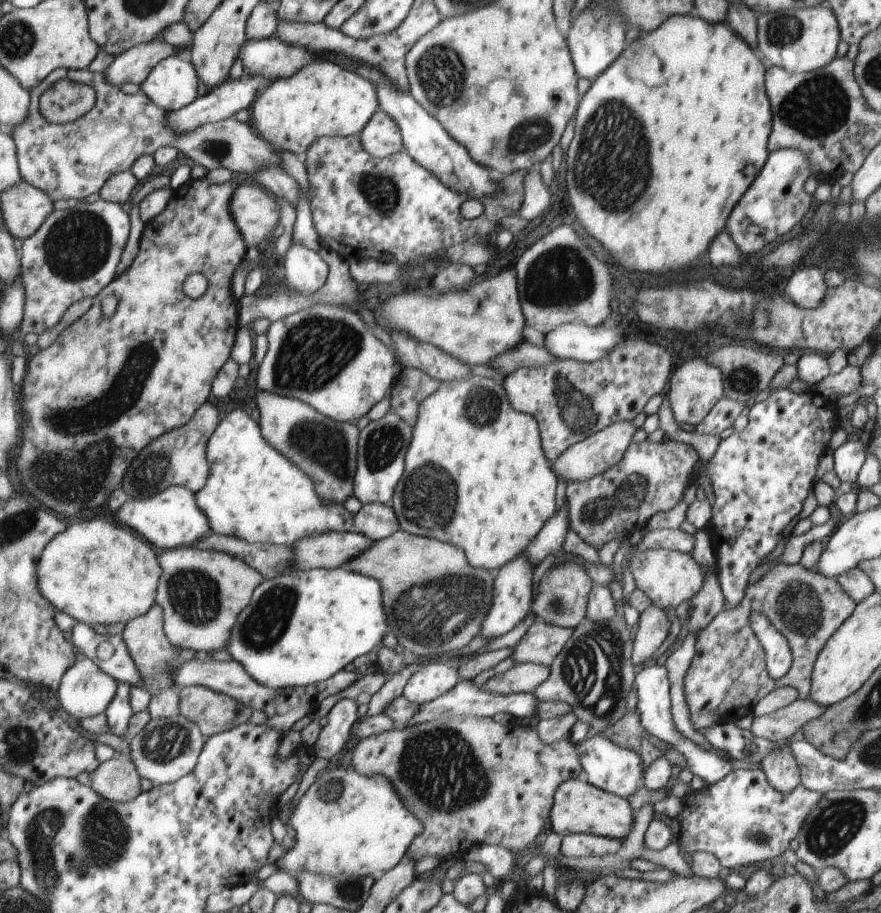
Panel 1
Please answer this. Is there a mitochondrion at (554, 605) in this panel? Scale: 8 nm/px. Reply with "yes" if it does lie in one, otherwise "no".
yes

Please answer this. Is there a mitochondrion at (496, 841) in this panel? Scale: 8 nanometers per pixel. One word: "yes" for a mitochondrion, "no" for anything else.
no

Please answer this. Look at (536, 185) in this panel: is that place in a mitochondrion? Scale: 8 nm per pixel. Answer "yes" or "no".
no

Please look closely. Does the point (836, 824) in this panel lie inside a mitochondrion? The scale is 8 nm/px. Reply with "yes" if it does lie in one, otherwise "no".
yes

